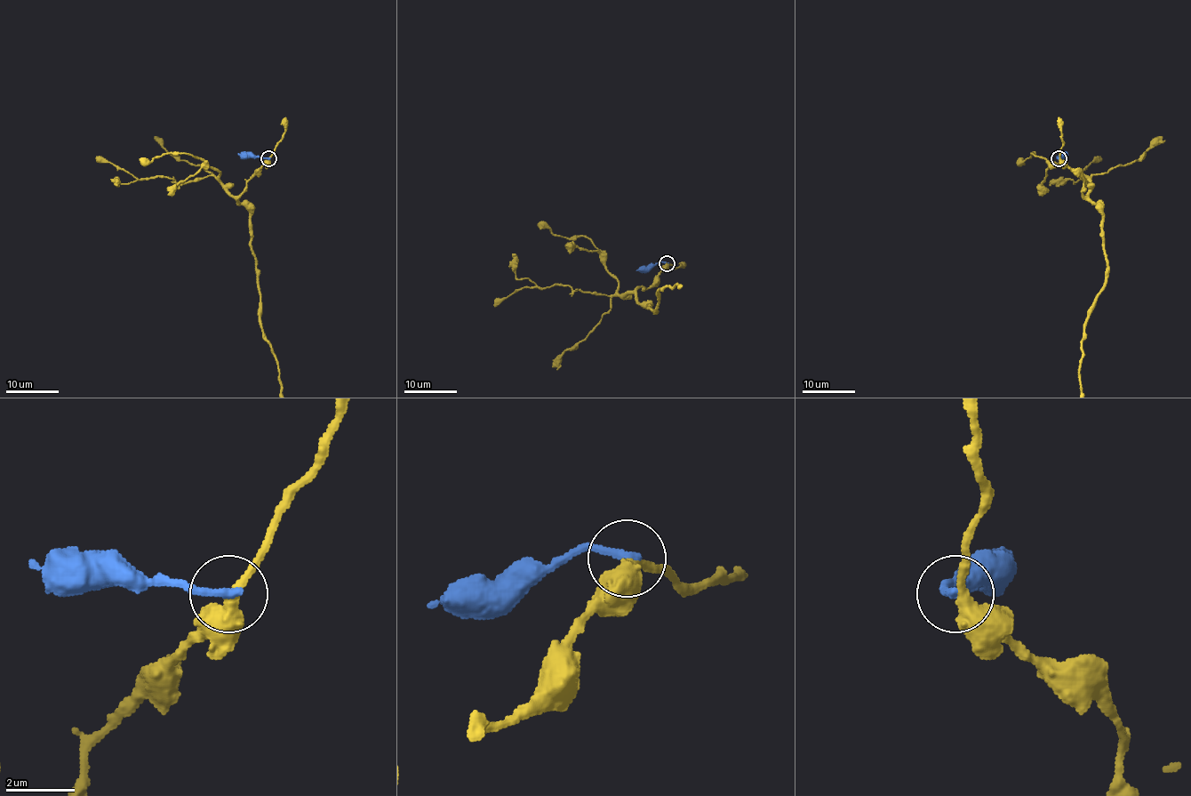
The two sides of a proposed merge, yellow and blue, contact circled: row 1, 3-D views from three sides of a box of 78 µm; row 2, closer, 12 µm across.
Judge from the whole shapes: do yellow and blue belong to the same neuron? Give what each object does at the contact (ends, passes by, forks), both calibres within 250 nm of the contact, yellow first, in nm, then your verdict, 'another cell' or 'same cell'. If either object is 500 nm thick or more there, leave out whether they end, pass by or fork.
yellow passes by; blue ends; calibres 400 and 280 nm; another cell

